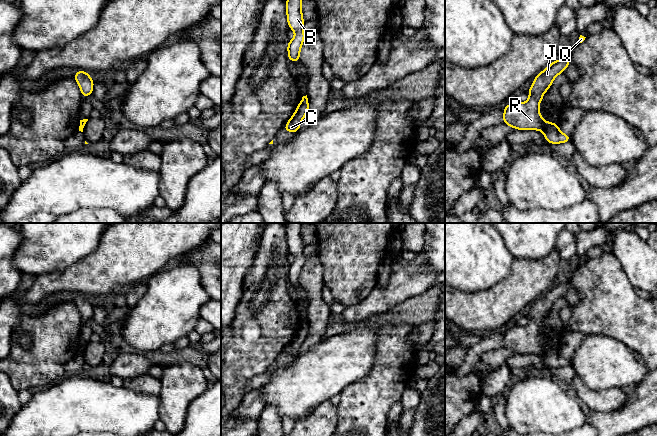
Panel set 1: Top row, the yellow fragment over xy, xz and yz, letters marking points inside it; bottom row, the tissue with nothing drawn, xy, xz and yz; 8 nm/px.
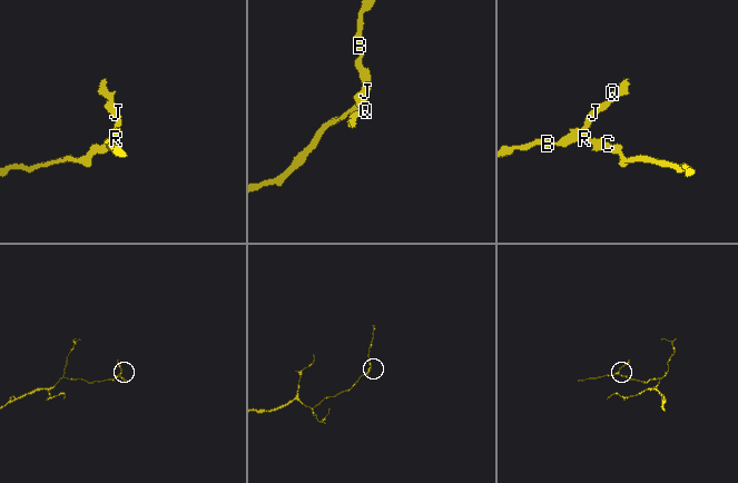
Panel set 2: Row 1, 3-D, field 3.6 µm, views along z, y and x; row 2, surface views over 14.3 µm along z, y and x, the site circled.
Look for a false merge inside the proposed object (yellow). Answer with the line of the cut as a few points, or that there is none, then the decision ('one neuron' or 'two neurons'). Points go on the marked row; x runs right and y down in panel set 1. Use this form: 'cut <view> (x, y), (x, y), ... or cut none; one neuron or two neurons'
cut yz (543, 121), (541, 130); two neurons

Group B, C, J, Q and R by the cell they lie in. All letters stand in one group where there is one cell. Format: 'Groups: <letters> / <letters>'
Groups: B J Q R / C

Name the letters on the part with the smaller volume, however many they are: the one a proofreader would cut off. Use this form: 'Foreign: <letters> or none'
Foreign: B, J, Q, R

